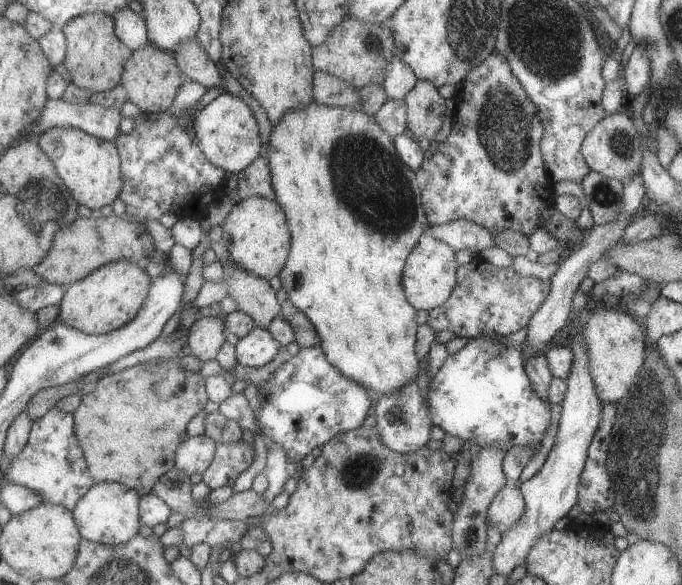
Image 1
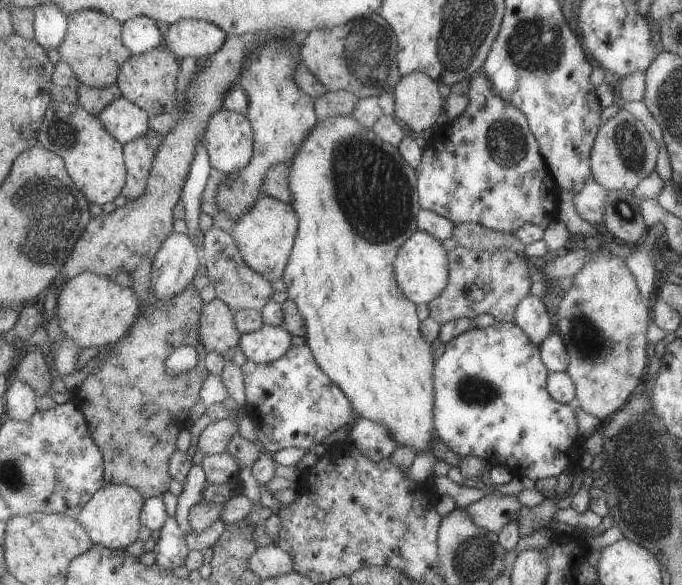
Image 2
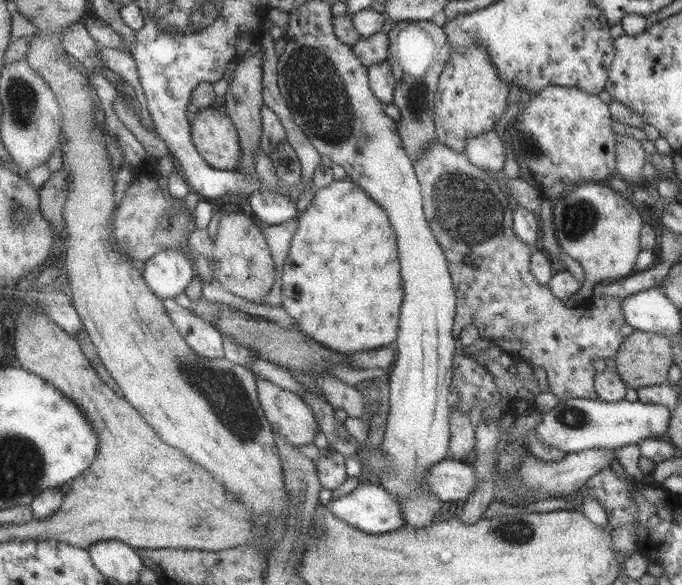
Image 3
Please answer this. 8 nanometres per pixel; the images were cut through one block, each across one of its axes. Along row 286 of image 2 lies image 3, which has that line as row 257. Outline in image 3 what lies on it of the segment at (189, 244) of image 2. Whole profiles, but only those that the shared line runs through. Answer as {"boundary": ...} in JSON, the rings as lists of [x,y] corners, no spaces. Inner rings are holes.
{"boundary":[[[163,250],[144,264],[143,279],[148,288],[162,300],[182,294],[194,278],[190,259],[179,250]]]}

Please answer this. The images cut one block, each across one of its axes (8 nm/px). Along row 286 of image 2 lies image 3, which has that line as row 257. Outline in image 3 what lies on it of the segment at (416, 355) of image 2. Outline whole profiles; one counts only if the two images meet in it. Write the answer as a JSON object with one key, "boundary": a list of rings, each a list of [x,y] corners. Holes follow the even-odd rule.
{"boundary":[[[349,178],[335,180],[329,186],[320,188],[315,192],[306,211],[304,211],[299,218],[299,223],[294,233],[282,274],[282,306],[293,319],[297,320],[299,326],[298,330],[311,336],[315,341],[322,344],[322,346],[326,346],[339,353],[369,351],[384,346],[390,346],[398,338],[399,316],[404,298],[404,289],[398,244],[396,244],[396,232],[392,230],[388,213],[353,180]]]}

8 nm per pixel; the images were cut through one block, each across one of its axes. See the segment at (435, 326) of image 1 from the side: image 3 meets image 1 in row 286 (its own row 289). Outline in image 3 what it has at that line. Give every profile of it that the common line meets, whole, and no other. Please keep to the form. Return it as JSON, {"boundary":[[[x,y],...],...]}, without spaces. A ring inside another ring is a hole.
{"boundary":[[[439,139],[433,140],[423,156],[414,162],[415,173],[421,184],[421,193],[423,198],[423,209],[426,220],[429,222],[431,231],[434,233],[438,244],[442,247],[444,254],[446,255],[446,261],[448,261],[448,269],[450,269],[451,277],[453,278],[453,287],[457,296],[457,309],[455,314],[455,321],[453,324],[452,334],[454,338],[458,339],[463,330],[470,325],[474,325],[479,332],[481,338],[487,338],[492,346],[498,346],[502,352],[507,352],[513,357],[514,362],[517,362],[519,358],[522,358],[526,364],[530,364],[531,368],[544,368],[547,374],[547,382],[549,383],[548,390],[555,394],[559,400],[568,400],[572,398],[587,398],[588,400],[596,400],[599,398],[595,387],[596,369],[592,365],[592,362],[597,358],[602,359],[614,359],[617,352],[622,346],[623,340],[630,336],[635,329],[632,328],[625,320],[623,310],[621,309],[621,300],[619,297],[596,297],[592,295],[592,309],[588,308],[568,308],[563,300],[556,298],[551,288],[540,284],[536,277],[530,270],[530,262],[532,253],[535,251],[534,246],[530,248],[527,244],[524,244],[513,231],[513,203],[508,199],[508,192],[504,189],[501,183],[494,180],[491,176],[488,176],[486,171],[477,167],[470,162],[470,159],[460,152],[456,152],[451,148],[448,148]]]}

